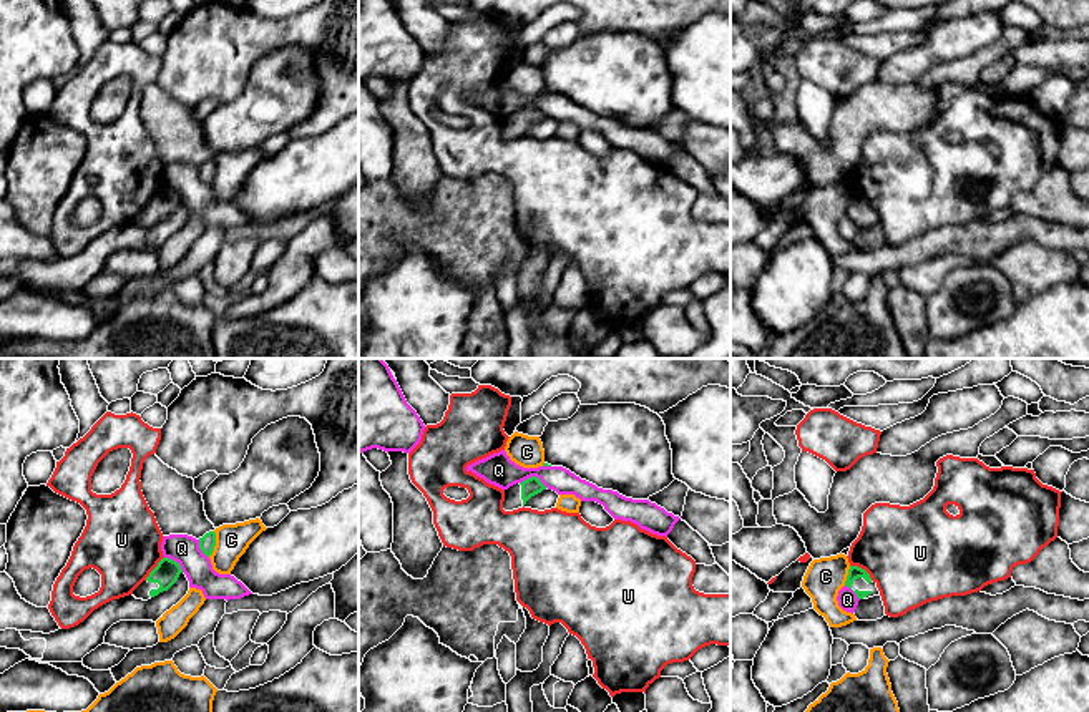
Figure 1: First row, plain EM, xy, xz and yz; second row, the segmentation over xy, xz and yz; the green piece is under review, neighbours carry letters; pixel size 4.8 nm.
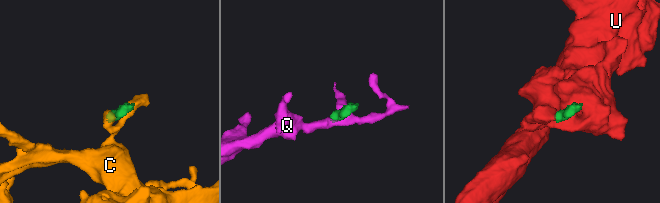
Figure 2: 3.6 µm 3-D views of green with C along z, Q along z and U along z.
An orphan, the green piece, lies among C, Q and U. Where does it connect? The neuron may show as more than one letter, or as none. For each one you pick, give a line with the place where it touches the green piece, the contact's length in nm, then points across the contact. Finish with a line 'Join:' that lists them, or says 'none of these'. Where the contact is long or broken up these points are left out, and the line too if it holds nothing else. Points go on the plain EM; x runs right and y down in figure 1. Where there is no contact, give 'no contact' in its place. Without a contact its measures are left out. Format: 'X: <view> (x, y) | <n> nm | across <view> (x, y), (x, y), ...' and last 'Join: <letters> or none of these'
Join: none of these

